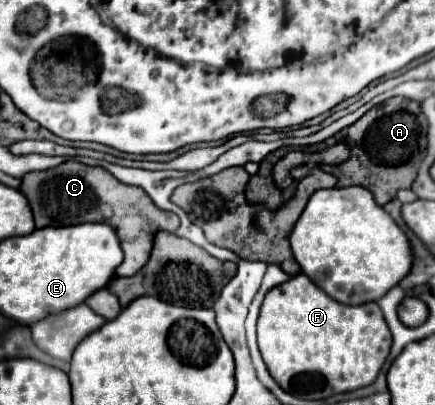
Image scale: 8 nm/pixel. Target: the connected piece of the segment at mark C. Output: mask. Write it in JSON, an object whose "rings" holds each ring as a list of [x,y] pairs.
{"rings":[[[66,161],[56,169],[34,171],[24,175],[22,193],[26,193],[30,207],[34,211],[36,227],[62,227],[62,225],[78,225],[88,221],[106,221],[118,233],[124,261],[116,269],[120,277],[136,275],[150,257],[152,241],[158,231],[174,233],[180,225],[180,219],[174,213],[162,211],[152,205],[152,199],[140,189],[132,185],[124,185],[112,177],[102,167],[90,167],[78,161]]]}

